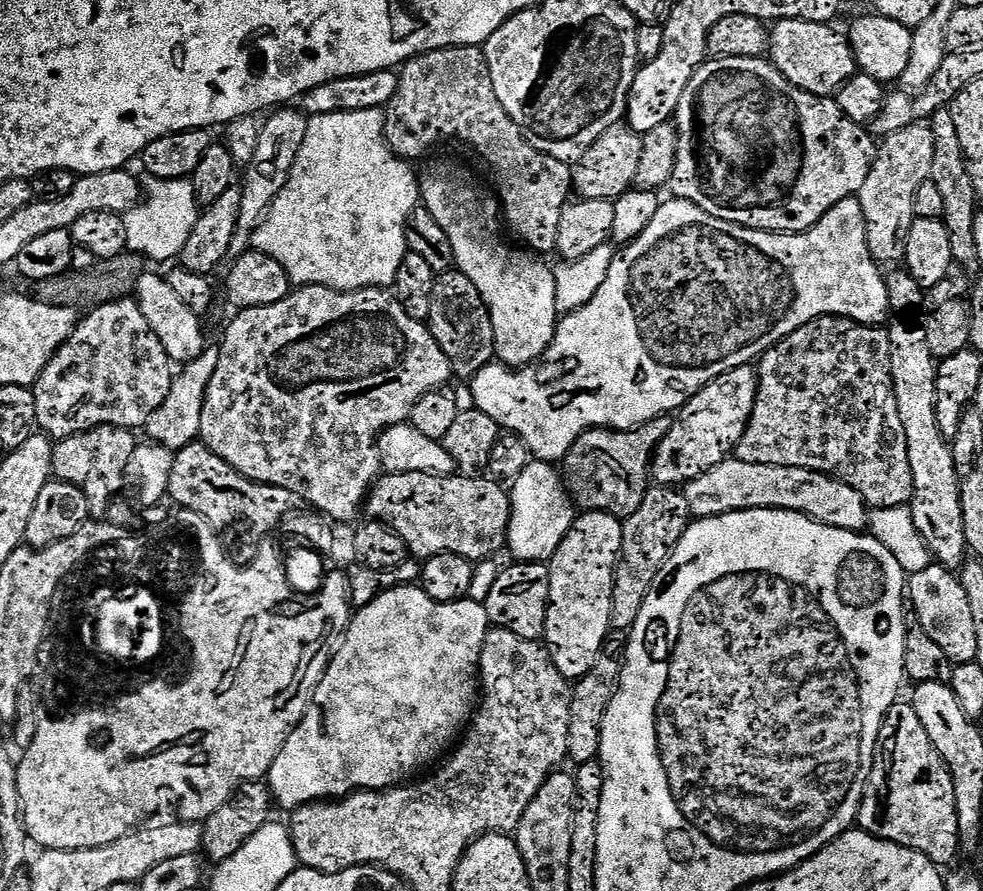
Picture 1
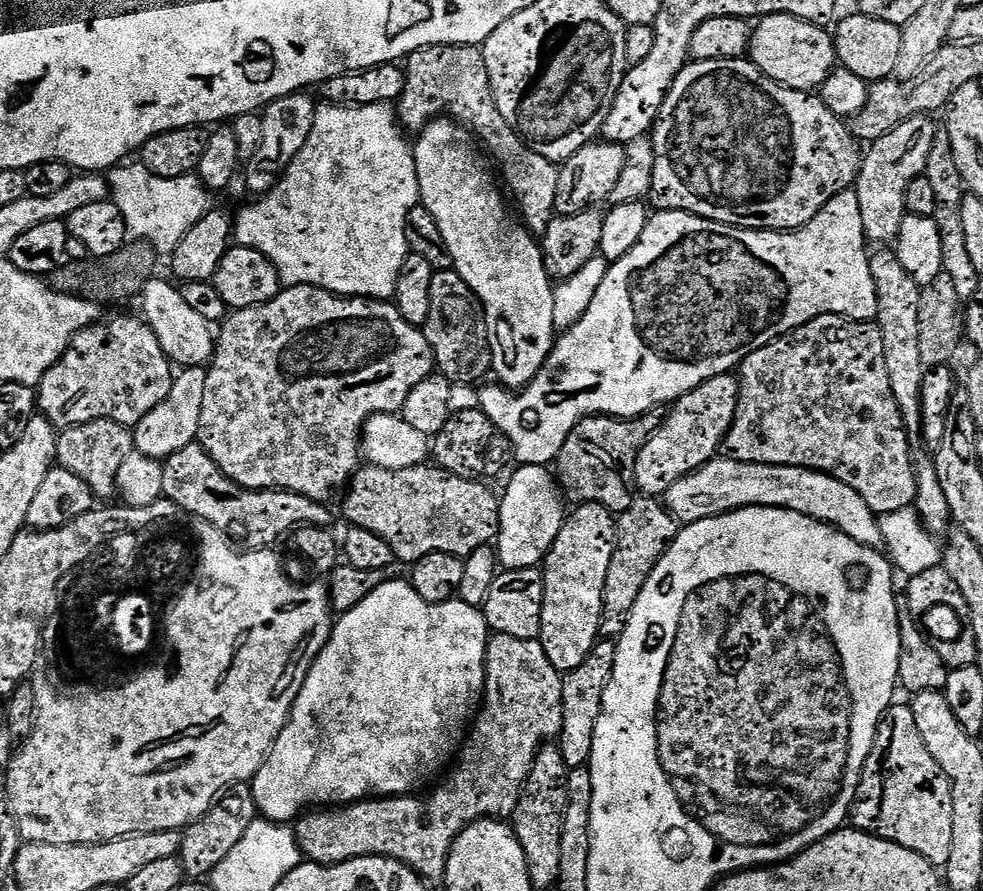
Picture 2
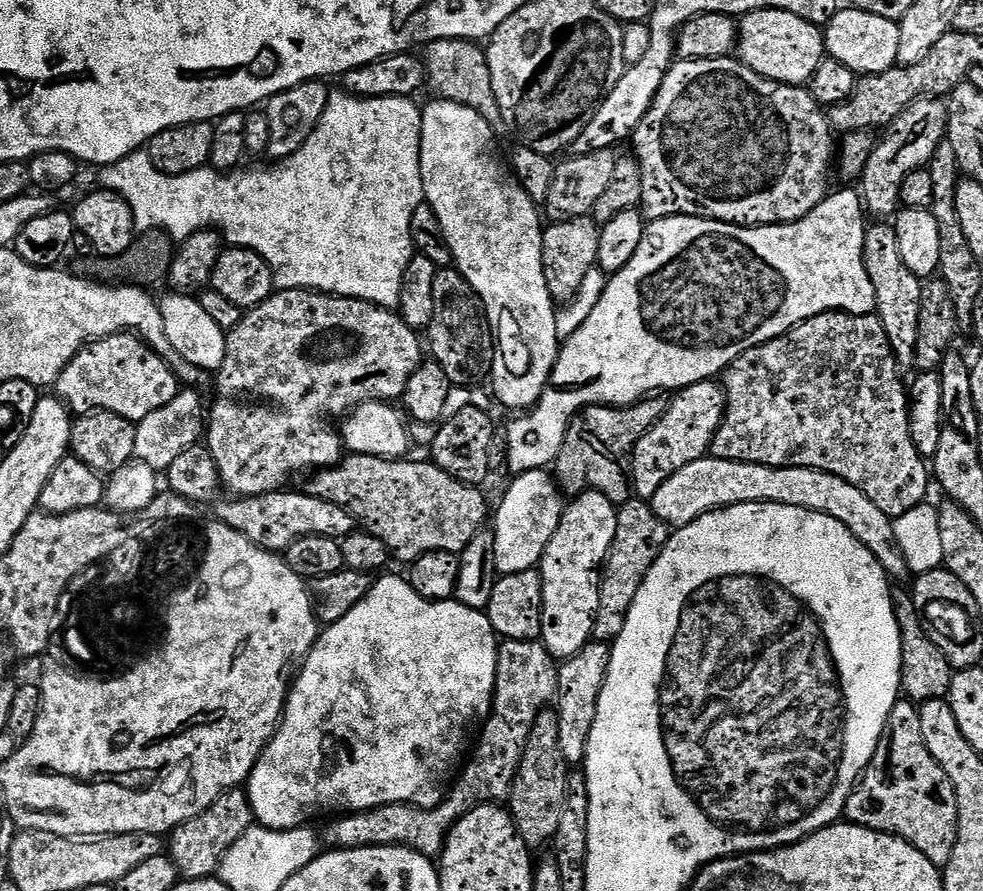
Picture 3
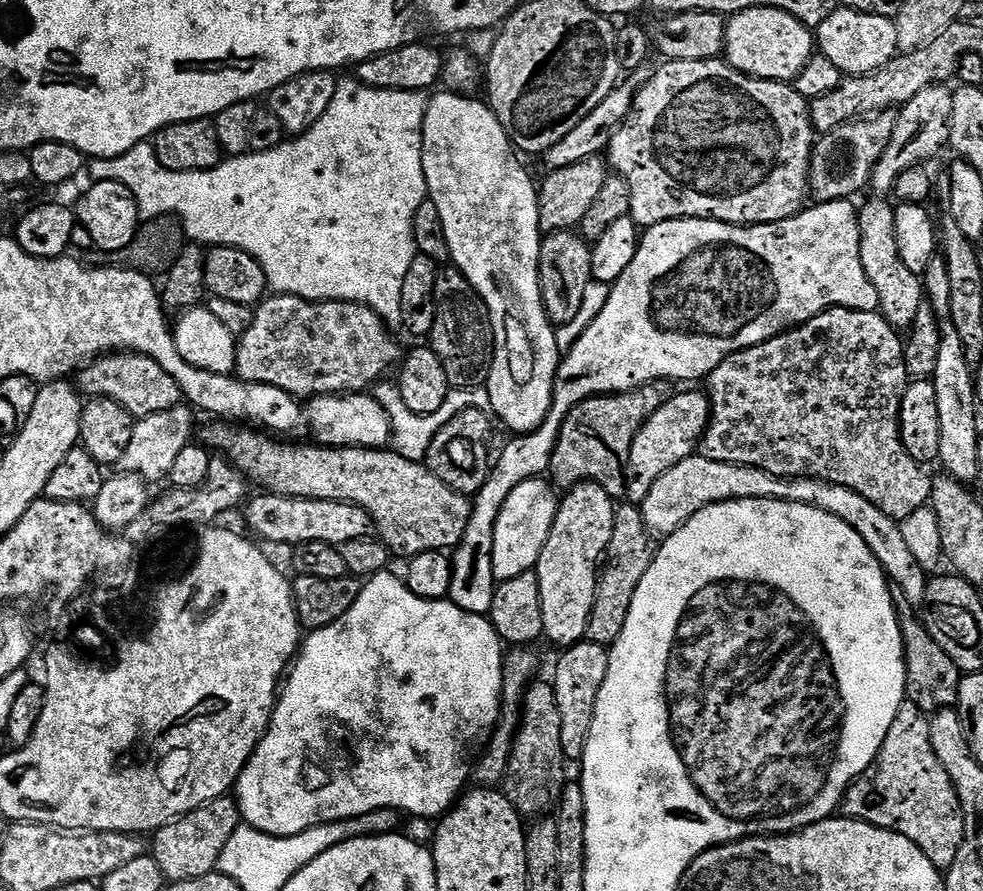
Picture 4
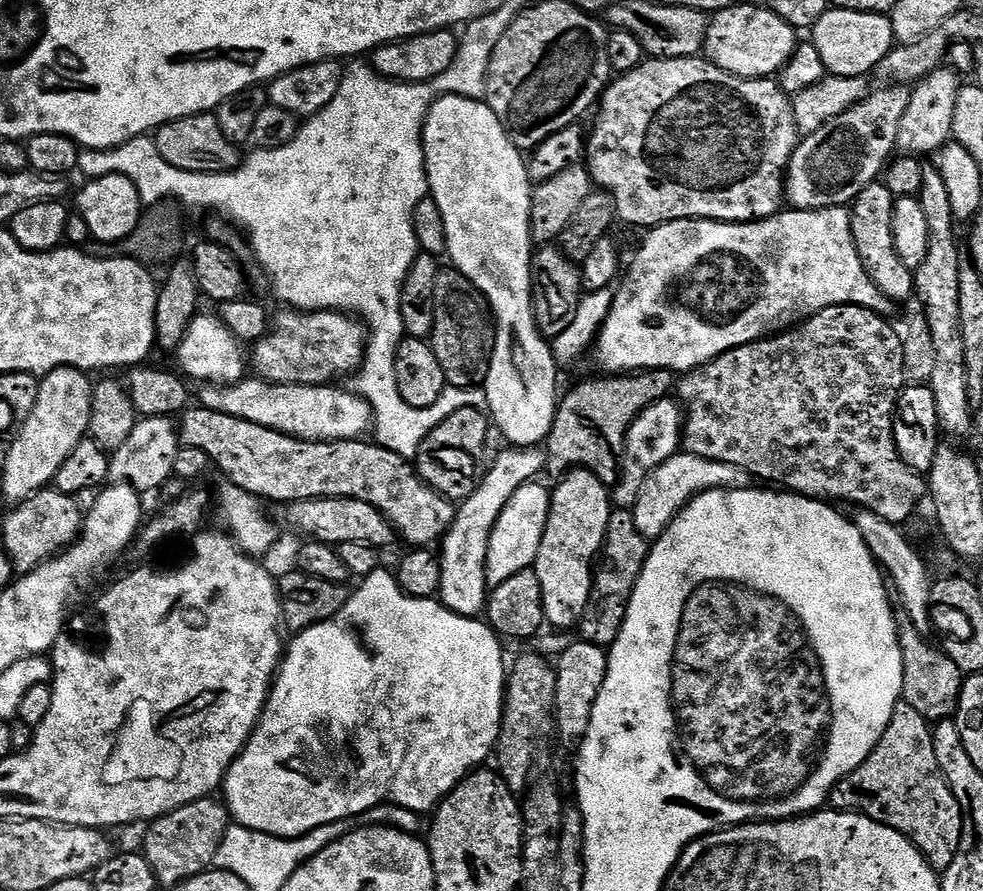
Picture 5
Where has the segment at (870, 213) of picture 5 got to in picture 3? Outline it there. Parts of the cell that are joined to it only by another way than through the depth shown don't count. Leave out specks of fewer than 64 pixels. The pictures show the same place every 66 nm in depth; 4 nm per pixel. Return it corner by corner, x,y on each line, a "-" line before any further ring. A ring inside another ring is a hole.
872,222
864,230
864,265
866,274
870,274
870,286
874,286
876,295
875,315
879,316
886,330
886,338
896,355
897,365
909,366
916,363
918,346
918,306
922,302
924,286
921,277
916,276
902,262
902,253
898,251
898,234
888,222

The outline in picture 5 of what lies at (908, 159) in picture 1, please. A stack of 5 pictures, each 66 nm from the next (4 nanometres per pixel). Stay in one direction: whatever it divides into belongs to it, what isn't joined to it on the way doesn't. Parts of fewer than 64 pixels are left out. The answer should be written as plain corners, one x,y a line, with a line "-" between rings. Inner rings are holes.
947,66
935,68
911,89
906,106
906,114
902,114
902,123
898,126
896,152
917,158
939,152
942,145
953,139
954,106
962,87
960,73
953,72

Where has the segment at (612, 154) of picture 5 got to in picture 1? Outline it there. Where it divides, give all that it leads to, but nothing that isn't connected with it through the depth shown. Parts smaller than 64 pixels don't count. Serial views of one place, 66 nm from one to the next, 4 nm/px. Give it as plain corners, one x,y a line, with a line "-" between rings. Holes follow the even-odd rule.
715,58
705,59
690,78
682,98
678,98
674,113
676,130
676,161
670,179
671,195
678,200
689,200
706,214
743,228
755,228
757,232
782,232
795,234
806,232
847,196
856,196
866,182
866,174
872,169
877,145
867,127
854,123
842,114
835,99
815,96
806,90
796,88
775,68
775,65
764,58

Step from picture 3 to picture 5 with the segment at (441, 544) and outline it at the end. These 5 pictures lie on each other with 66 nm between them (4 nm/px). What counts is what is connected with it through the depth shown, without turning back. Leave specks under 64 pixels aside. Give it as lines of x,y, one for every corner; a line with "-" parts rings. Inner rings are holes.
189,406
178,417
180,443
185,448
202,450
213,465
220,464
220,472
227,483
241,488
261,501
277,500
280,506
293,504
296,500
321,500
322,498
354,498
370,502
385,518
392,523
397,537
405,540
412,548
426,548
443,541
456,517
457,505
434,491
416,473
415,467
405,457
394,454
381,444
358,440
323,440
310,442
258,426
230,414
219,413
201,406

